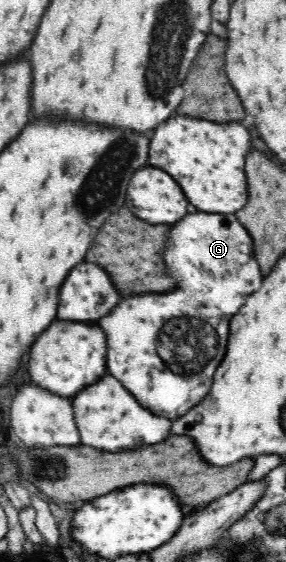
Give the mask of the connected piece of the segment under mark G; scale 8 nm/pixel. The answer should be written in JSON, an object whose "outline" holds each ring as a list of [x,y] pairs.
{"outline":[[[188,213],[172,227],[164,251],[164,261],[182,289],[192,293],[200,303],[222,309],[222,313],[226,315],[236,315],[246,297],[258,291],[258,287],[262,285],[262,275],[258,263],[254,261],[254,243],[242,223],[238,223],[236,215]]]}

